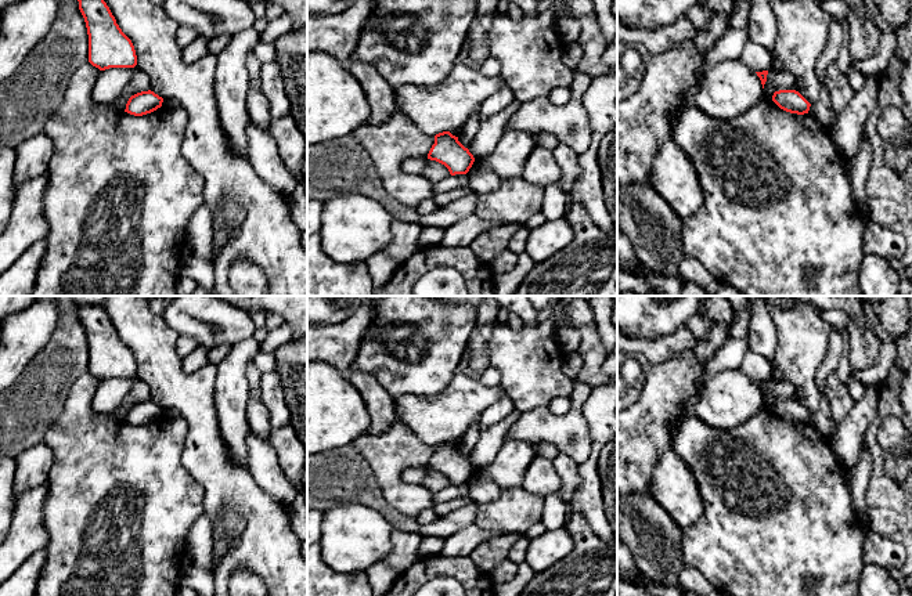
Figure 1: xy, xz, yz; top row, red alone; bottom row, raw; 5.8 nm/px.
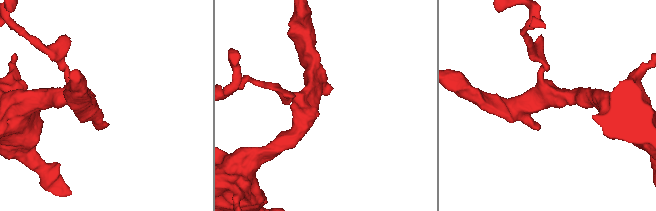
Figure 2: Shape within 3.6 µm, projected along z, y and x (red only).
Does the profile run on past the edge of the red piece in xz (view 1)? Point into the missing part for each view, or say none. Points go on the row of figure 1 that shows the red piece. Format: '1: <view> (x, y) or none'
1: none

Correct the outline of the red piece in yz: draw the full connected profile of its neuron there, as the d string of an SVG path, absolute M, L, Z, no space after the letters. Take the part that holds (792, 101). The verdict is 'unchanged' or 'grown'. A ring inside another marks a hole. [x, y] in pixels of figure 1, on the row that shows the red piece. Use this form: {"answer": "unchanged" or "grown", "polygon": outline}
{"answer": "unchanged", "polygon": "M779 90L772 101L783 111L797 115L808 113L811 104L796 90Z"}

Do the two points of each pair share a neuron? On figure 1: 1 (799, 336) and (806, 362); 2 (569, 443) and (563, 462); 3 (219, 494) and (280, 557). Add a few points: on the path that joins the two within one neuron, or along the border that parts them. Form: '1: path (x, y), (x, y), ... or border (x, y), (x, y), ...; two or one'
1: path (801, 343), (801, 356); one
2: border (559, 451), (569, 455), (577, 463); two
3: path (238, 501), (267, 530), (267, 538); one

